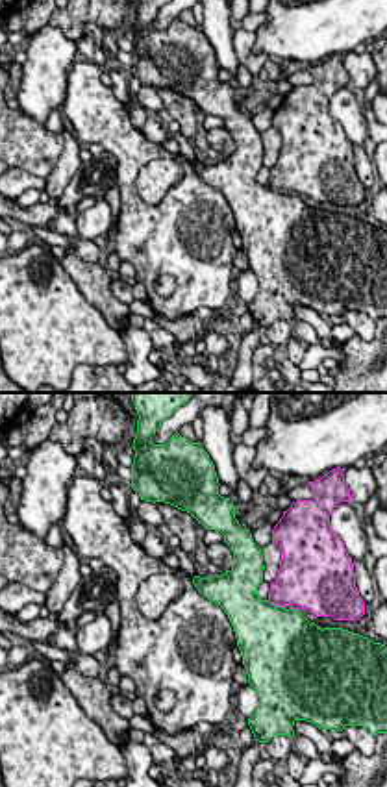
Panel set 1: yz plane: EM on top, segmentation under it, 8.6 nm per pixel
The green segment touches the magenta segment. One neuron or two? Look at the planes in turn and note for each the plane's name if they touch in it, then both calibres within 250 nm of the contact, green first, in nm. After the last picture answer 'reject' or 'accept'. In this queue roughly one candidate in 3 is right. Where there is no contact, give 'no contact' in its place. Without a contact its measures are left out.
meets green in yz; 500 nm thick on the green side, 380 nm on the other

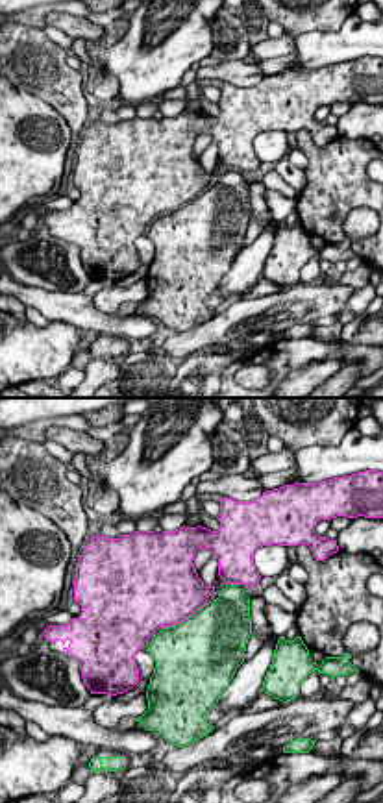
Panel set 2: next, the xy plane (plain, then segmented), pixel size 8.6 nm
meets green in xy; 500 nm thick on the green side, 500 nm on the other

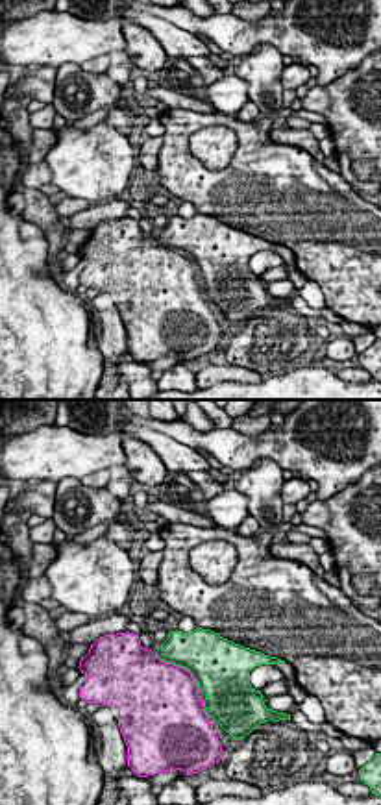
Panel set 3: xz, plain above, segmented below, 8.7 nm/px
meets green in xz; 340 nm thick on the green side, 480 nm on the other

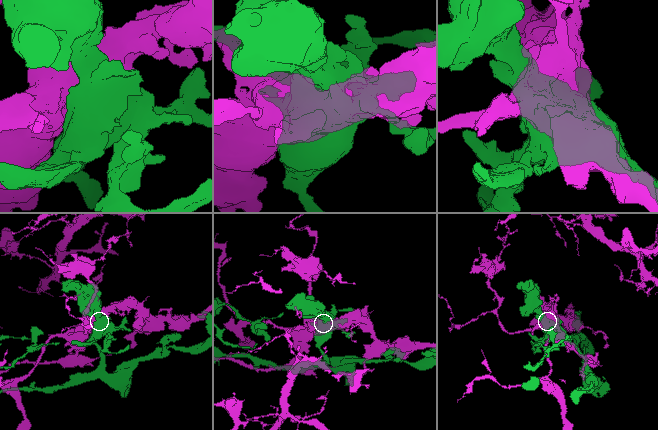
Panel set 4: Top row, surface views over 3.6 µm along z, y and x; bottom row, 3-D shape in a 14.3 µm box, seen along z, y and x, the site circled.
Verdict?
accept

